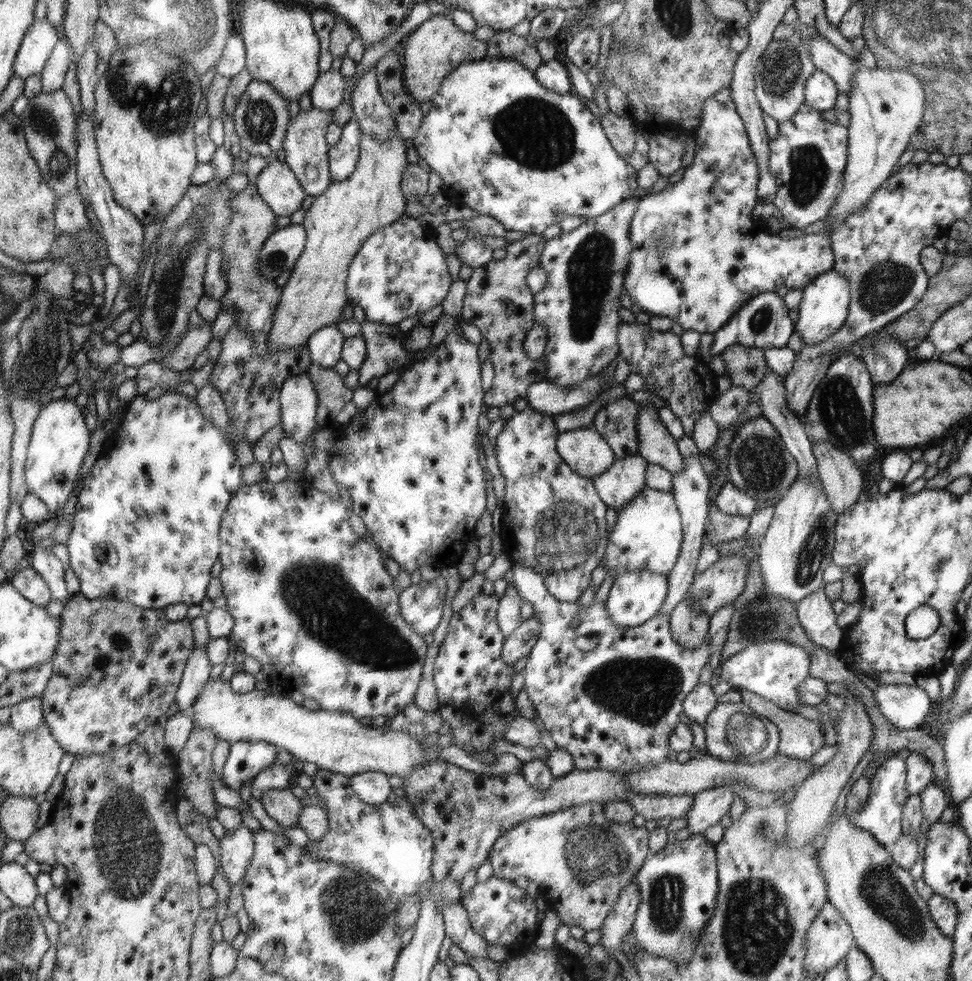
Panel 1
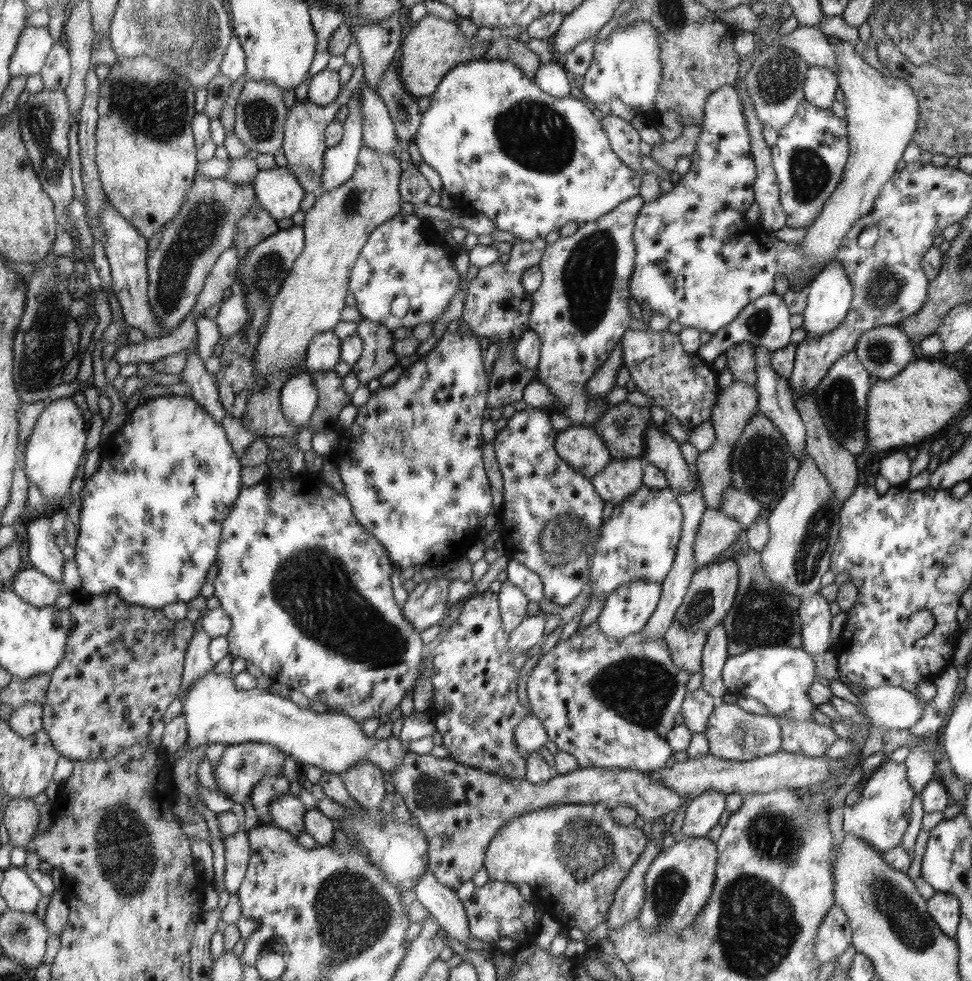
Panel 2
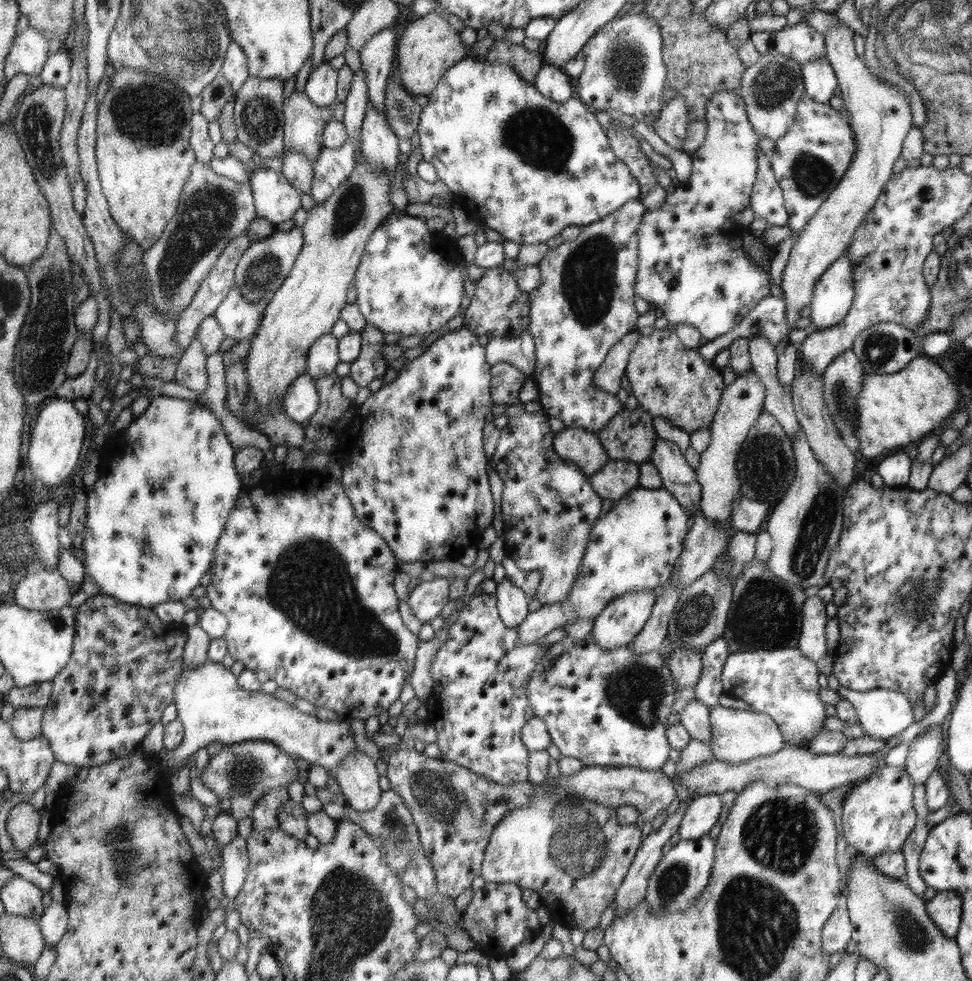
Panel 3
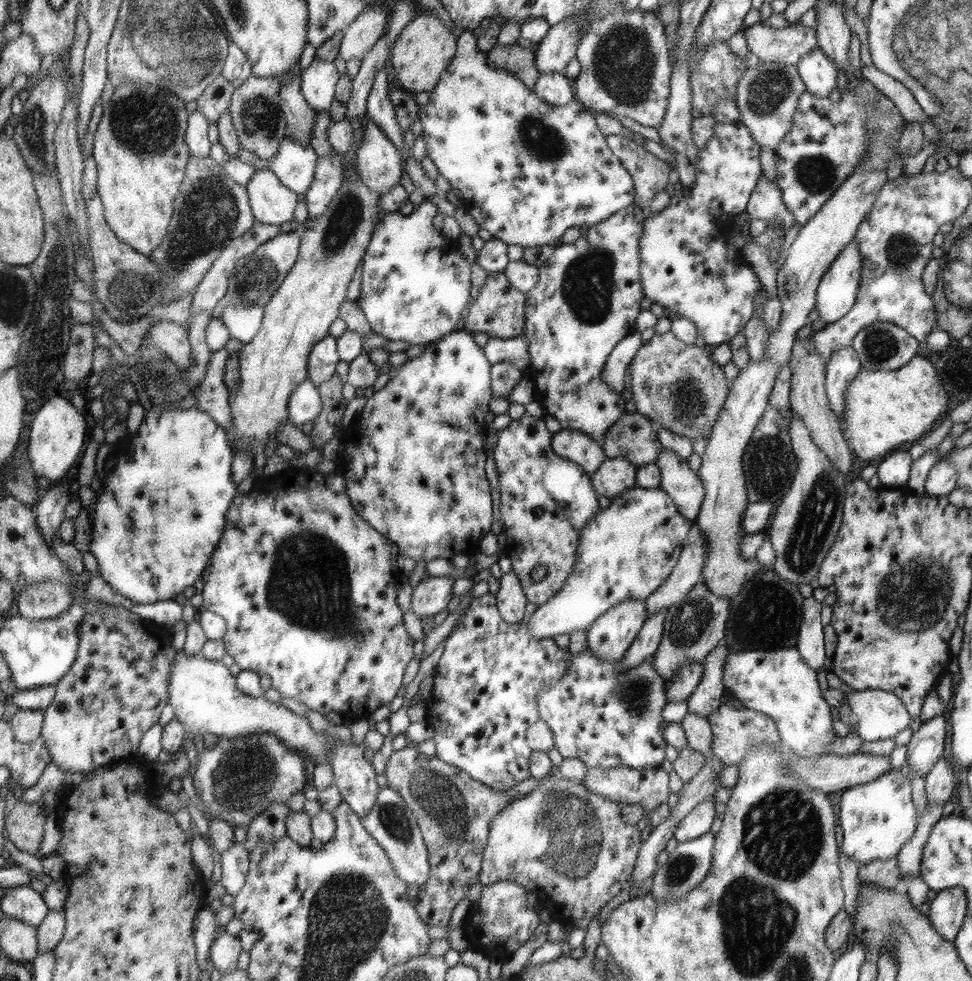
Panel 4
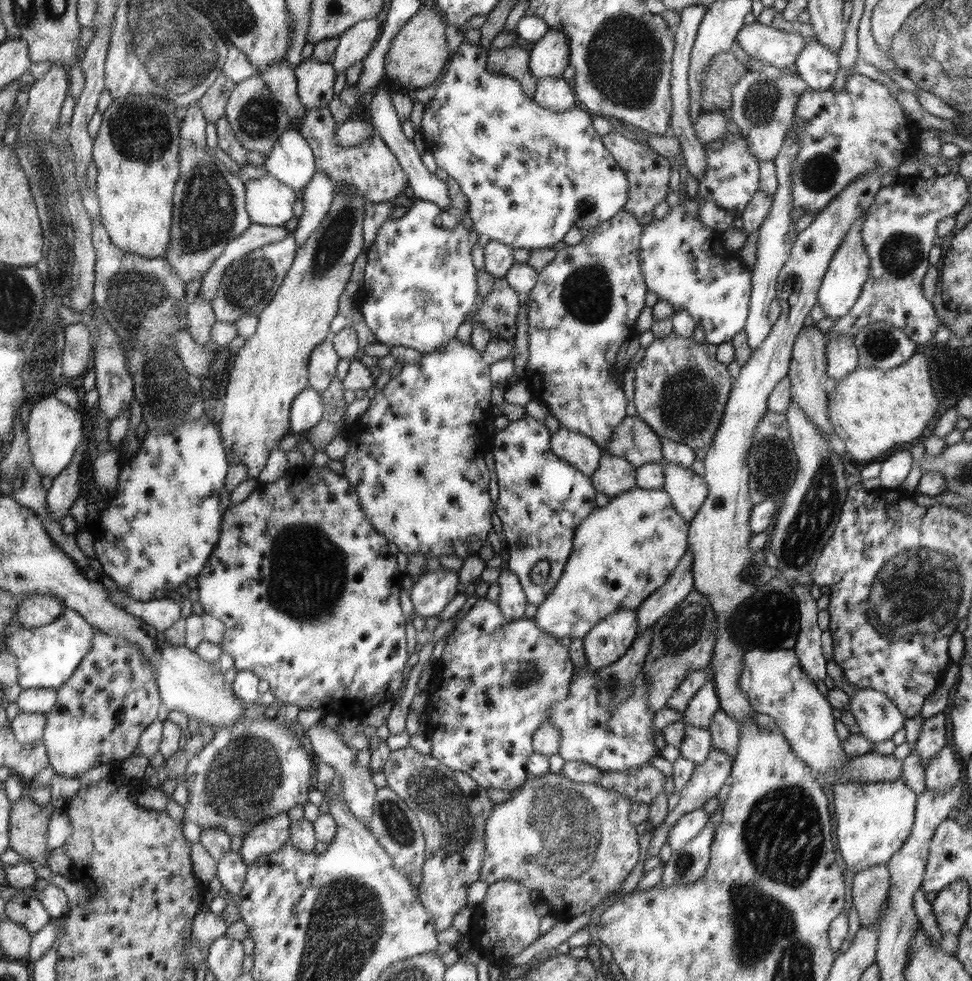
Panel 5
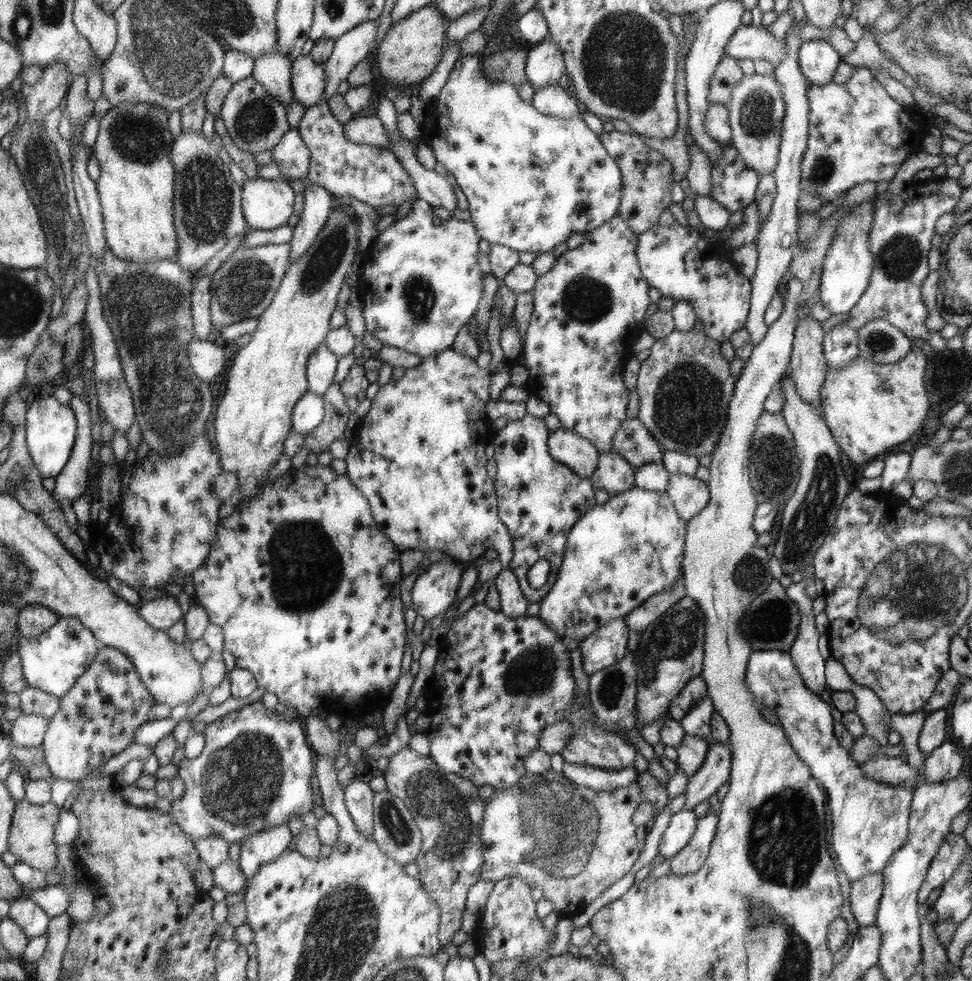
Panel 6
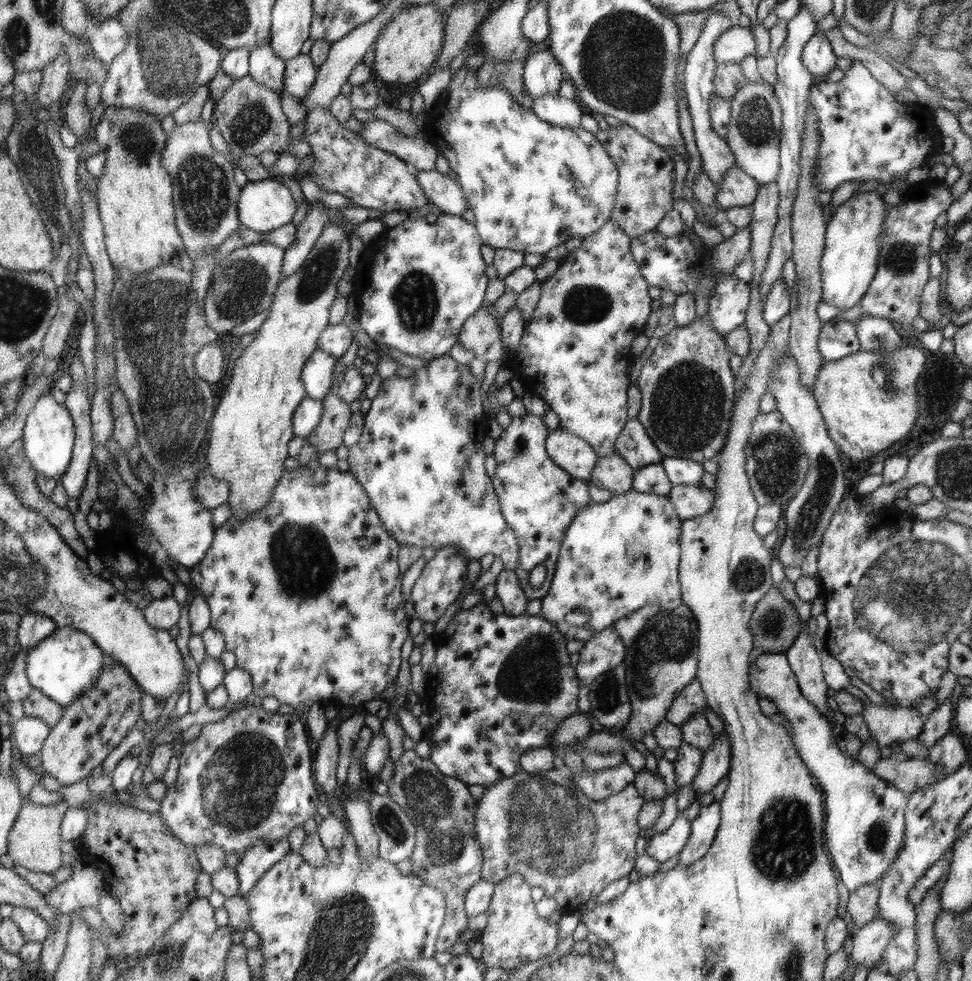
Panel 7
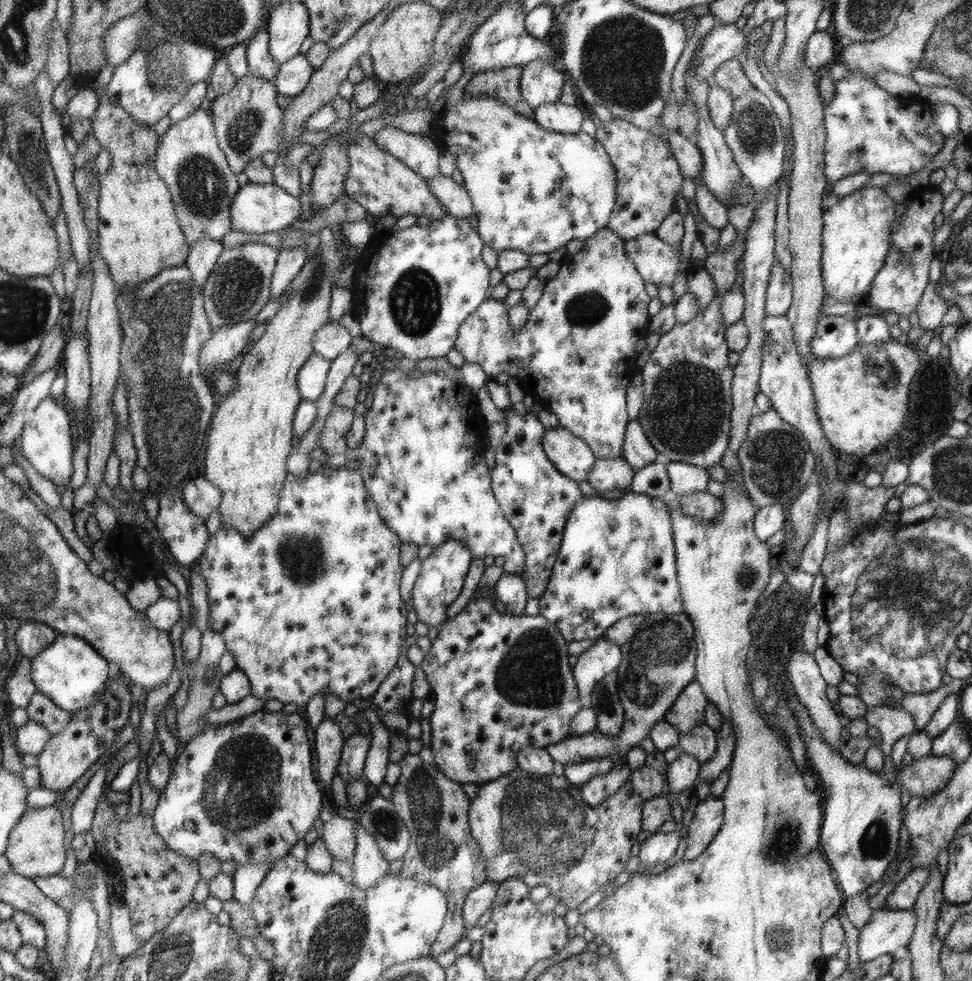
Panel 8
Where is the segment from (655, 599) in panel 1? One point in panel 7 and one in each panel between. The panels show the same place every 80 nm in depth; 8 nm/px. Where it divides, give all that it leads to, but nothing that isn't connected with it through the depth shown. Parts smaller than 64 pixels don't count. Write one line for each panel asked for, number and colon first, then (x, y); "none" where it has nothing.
2: (625, 612)
3: (617, 625)
4: (609, 637)
5: (608, 640)
6: (608, 644)
7: (604, 651)

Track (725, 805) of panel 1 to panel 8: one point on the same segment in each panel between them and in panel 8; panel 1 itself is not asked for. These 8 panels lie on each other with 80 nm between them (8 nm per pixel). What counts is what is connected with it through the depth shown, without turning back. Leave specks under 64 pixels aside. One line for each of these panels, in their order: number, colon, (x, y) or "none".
2: (702, 813)
3: (702, 813)
4: (697, 822)
5: (689, 824)
6: (683, 823)
7: (660, 846)
8: (659, 847)

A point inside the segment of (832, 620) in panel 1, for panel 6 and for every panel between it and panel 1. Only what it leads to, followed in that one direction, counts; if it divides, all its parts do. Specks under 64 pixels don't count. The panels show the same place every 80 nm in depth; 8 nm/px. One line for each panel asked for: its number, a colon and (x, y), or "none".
2: (814, 611)
3: (812, 642)
4: (810, 641)
5: (808, 649)
6: (804, 652)

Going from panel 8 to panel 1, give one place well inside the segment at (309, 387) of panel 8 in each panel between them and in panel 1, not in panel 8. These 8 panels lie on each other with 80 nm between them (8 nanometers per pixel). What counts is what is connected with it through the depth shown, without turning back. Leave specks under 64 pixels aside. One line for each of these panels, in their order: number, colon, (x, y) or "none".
1: (325, 346)
2: (324, 352)
3: (322, 358)
4: (323, 359)
5: (324, 359)
6: (321, 366)
7: (317, 375)

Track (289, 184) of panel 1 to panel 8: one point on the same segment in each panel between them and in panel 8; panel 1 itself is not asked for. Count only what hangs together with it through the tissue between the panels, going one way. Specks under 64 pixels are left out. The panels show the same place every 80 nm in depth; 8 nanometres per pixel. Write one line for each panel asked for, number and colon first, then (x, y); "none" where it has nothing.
2: (278, 189)
3: (276, 200)
4: (273, 203)
5: (270, 202)
6: (267, 204)
7: (265, 205)
8: (256, 209)

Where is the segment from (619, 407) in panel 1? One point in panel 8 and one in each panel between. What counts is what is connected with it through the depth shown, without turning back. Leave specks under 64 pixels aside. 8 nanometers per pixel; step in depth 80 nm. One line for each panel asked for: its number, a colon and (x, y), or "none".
2: (623, 427)
3: (630, 436)
4: (633, 437)
5: (633, 440)
6: (632, 440)
7: (634, 445)
8: (637, 452)

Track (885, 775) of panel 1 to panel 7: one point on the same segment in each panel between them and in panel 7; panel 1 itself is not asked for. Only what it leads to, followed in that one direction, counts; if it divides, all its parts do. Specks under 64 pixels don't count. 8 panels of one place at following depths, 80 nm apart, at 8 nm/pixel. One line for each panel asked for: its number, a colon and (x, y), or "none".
2: (880, 817)
3: (879, 817)
4: (877, 820)
5: (872, 820)
6: (869, 819)
7: (864, 824)

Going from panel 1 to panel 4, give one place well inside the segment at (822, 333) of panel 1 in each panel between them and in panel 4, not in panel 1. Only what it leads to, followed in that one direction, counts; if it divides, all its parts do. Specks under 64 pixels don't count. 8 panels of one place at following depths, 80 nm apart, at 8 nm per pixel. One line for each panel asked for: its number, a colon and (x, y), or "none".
2: (830, 293)
3: (833, 294)
4: (836, 295)

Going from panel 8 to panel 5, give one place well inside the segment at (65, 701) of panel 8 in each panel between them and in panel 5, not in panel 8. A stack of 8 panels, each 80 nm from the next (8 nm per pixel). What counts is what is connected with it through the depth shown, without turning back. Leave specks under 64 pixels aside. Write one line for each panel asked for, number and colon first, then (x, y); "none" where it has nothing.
5: (47, 656)
6: (54, 661)
7: (63, 666)

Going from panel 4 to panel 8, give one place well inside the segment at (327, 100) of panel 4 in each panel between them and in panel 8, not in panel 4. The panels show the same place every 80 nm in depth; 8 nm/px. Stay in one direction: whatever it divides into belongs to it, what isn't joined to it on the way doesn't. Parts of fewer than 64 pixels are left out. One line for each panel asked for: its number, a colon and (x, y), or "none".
5: (315, 80)
6: (307, 77)
7: (300, 74)
8: (292, 78)

